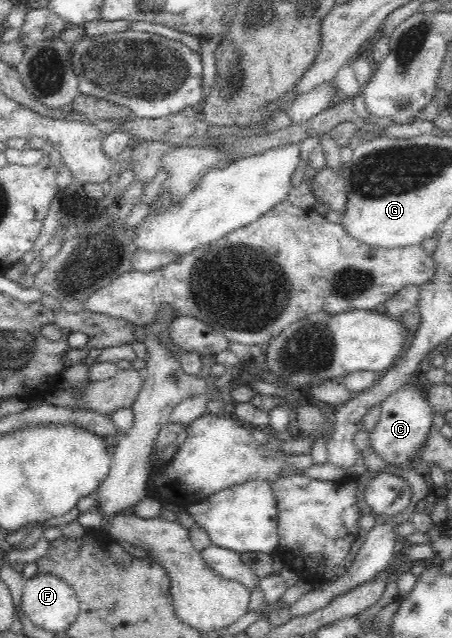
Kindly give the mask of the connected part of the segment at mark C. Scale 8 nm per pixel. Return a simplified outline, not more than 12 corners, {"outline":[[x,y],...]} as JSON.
{"outline":[[408,383],[381,403],[369,431],[384,461],[416,459],[434,410]]}

